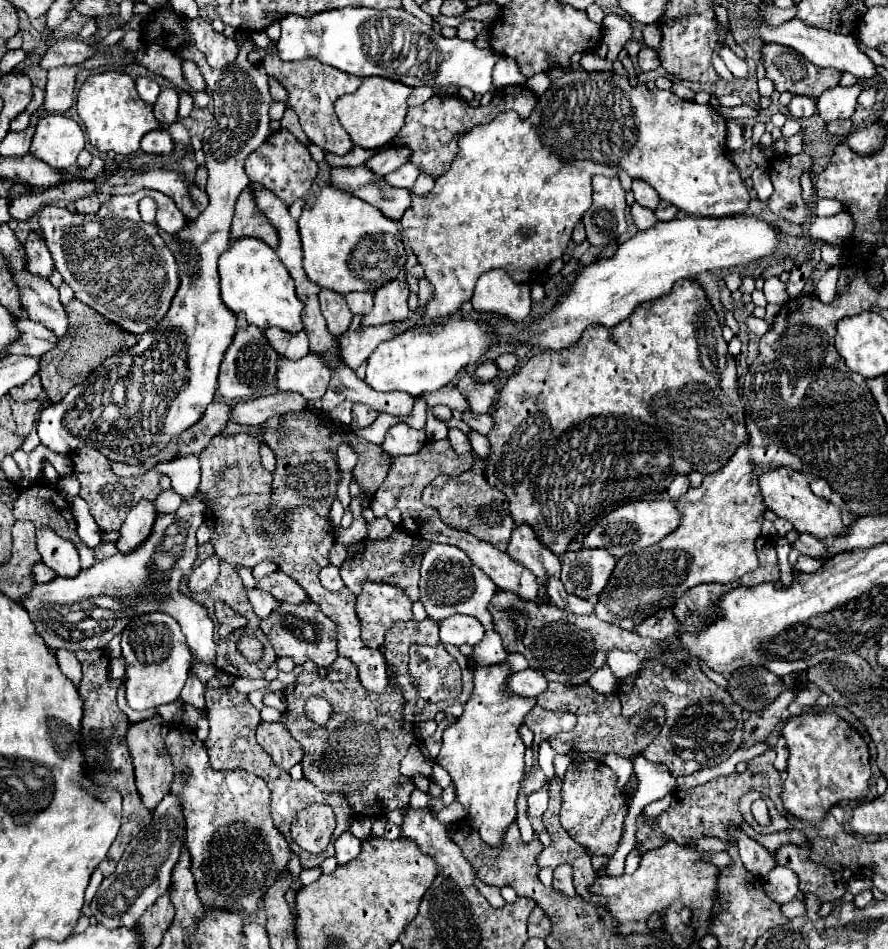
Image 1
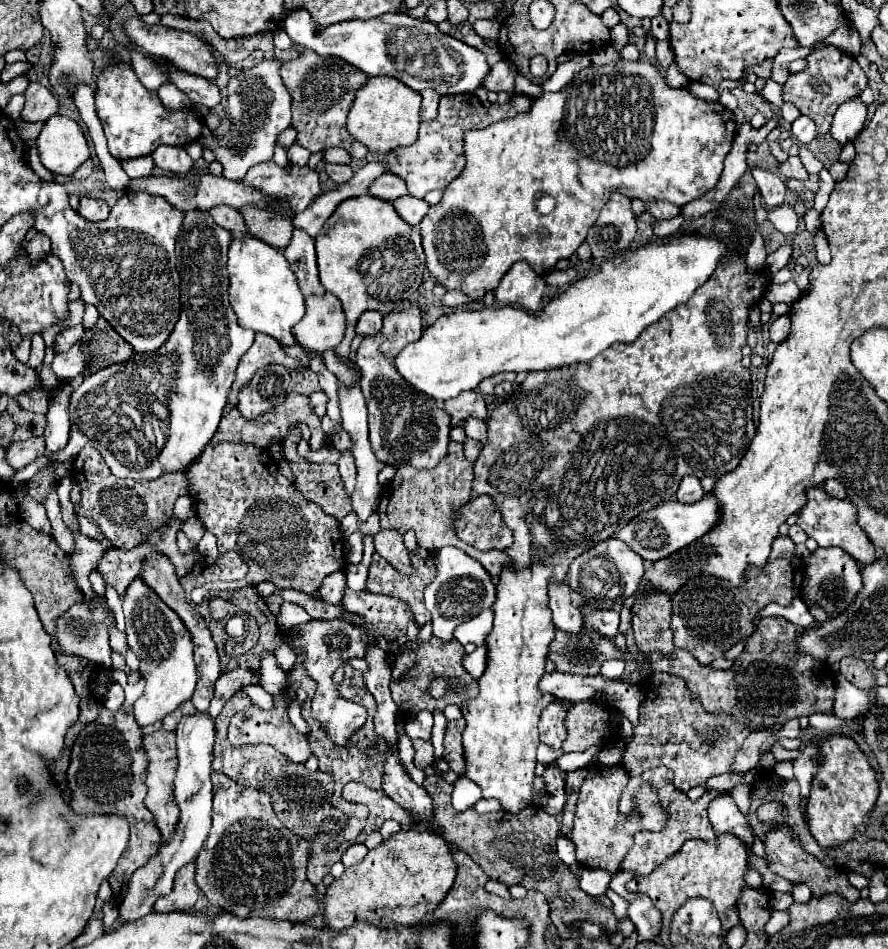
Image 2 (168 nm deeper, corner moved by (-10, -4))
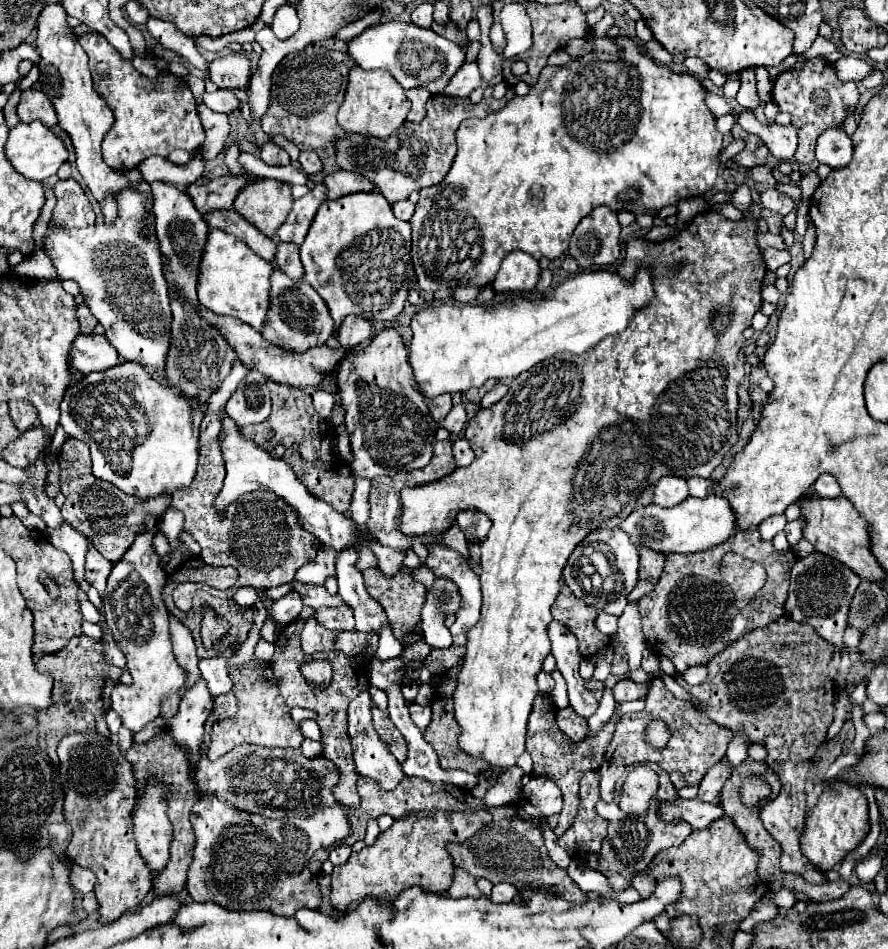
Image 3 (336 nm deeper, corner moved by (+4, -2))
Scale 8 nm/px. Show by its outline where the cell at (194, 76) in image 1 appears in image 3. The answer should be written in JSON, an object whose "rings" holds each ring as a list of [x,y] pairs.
{"rings":[[[245,54],[221,56],[209,64],[209,72],[217,88],[233,88],[233,90],[247,90],[253,74],[251,62]]]}

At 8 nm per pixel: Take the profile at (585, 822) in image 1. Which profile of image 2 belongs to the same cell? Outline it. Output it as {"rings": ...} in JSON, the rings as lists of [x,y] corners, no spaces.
{"rings":[[[591,764],[587,770],[587,778],[579,790],[571,840],[577,846],[577,862],[589,868],[605,868],[609,872],[617,872],[627,852],[633,848],[633,836],[639,830],[659,830],[665,824],[665,814],[659,808],[657,792],[651,790],[647,784],[639,788],[637,812],[635,816],[625,816],[619,812],[619,798],[625,790],[629,774],[621,766],[603,766]]]}

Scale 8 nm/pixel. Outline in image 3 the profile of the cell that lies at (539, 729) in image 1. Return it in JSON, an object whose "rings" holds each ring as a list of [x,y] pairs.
{"rings":[[[531,778],[527,786],[521,788],[521,804],[531,816],[553,816],[563,808],[561,790],[549,778]]]}

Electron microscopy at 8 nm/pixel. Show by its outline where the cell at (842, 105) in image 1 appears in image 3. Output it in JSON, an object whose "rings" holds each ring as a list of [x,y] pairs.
{"rings":[[[825,130],[817,140],[817,162],[833,170],[845,168],[853,158],[853,144],[845,130]]]}

